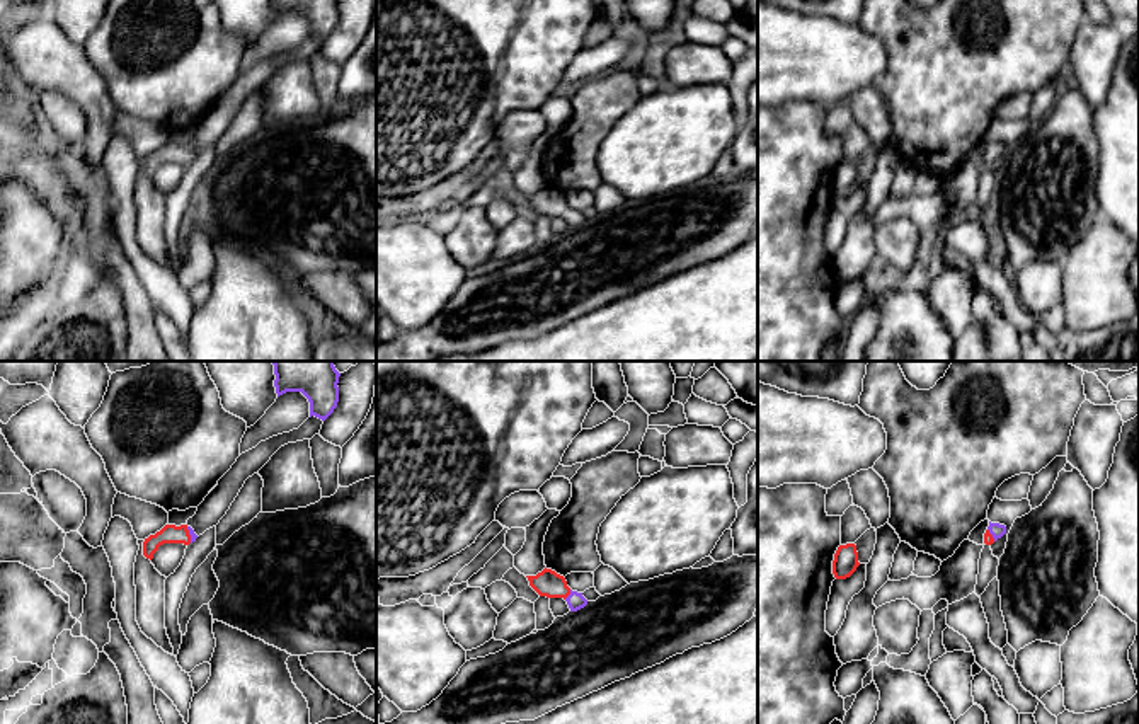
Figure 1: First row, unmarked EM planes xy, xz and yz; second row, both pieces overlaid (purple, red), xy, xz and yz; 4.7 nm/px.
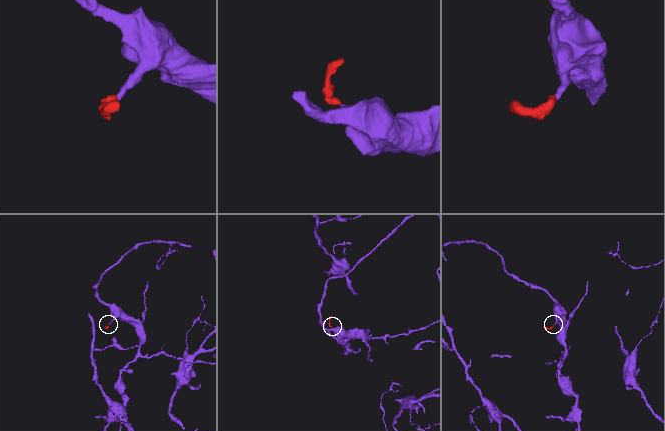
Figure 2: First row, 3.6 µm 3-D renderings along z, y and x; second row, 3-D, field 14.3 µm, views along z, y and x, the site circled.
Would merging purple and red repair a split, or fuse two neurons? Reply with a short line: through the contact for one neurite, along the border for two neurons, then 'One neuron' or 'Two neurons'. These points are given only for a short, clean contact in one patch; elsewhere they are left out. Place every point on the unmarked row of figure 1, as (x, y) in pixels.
Line: xz (574, 218), (569, 213), (547, 201). One neuron

